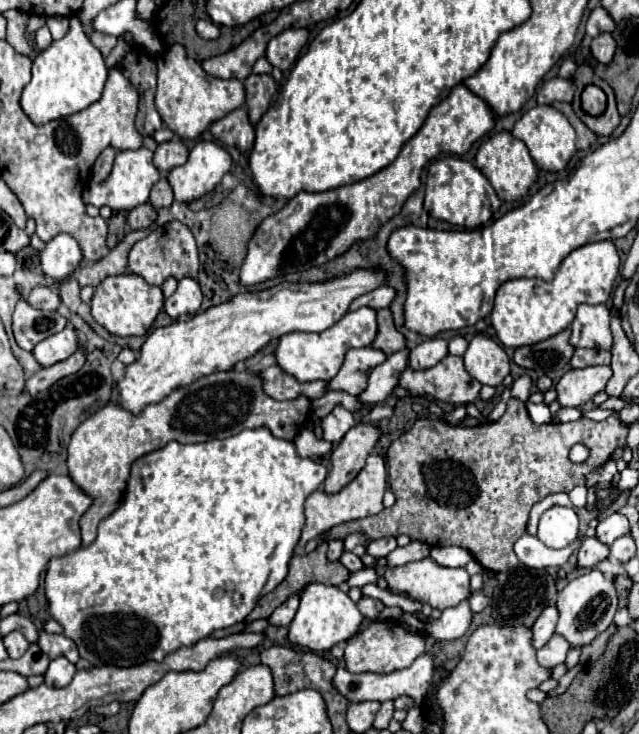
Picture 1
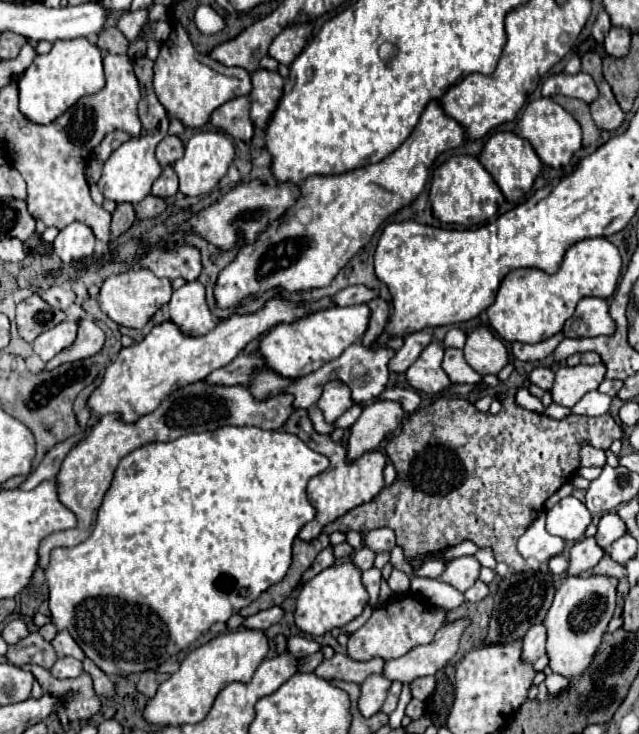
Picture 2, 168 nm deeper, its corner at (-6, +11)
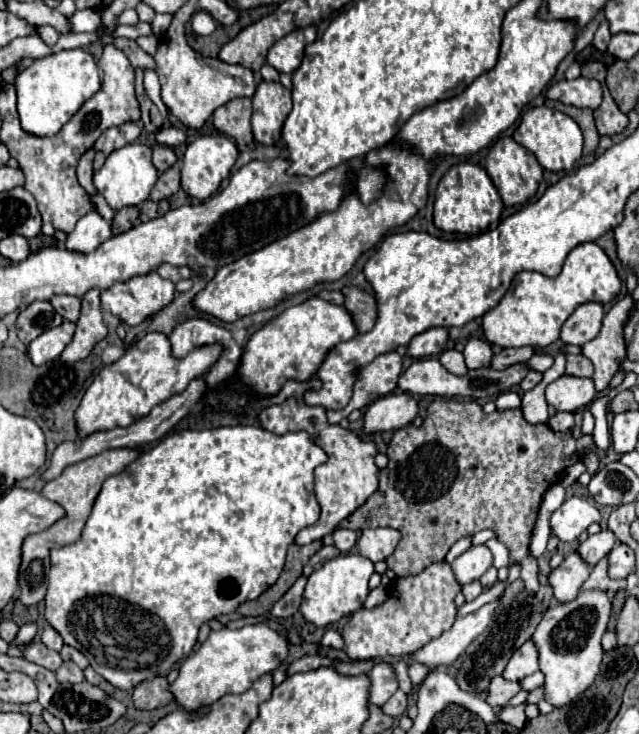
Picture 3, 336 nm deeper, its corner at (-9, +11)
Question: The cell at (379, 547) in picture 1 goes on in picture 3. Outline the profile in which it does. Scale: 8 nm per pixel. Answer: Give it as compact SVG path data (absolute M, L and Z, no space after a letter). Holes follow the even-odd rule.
M364 529L358 539L358 551L362 557L370 559L372 563L384 561L396 549L400 541L400 533L396 529Z

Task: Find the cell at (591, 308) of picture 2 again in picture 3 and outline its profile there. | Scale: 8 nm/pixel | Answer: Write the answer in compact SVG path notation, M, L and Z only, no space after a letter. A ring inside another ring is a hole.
M584 303L580 305L562 325L560 339L562 343L570 345L584 345L586 341L594 339L602 327L602 305L600 303Z

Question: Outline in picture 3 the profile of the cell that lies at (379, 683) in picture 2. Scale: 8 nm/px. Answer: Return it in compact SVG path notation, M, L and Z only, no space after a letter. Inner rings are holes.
M378 661L368 675L370 675L370 681L372 681L370 703L382 707L398 689L398 679L394 675L394 667L390 663Z

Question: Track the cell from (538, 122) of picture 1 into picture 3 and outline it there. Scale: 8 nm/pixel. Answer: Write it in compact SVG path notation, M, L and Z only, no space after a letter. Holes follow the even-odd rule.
M544 105L528 109L522 115L520 125L512 137L516 143L526 147L538 159L538 163L548 171L562 171L562 169L568 171L582 155L582 131L578 123L572 117L566 117L564 113L548 109Z

